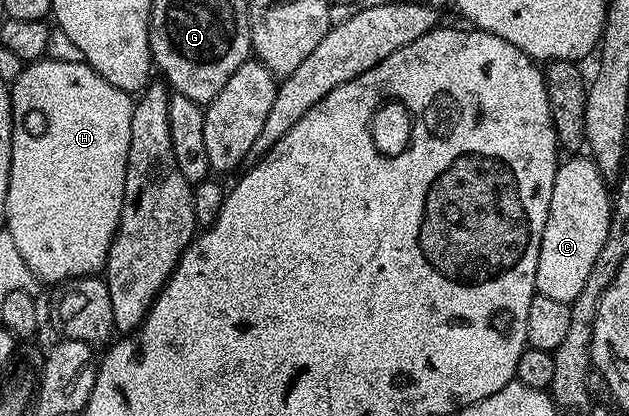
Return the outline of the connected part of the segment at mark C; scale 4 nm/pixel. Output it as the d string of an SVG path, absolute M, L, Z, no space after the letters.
M571 155L560 164L553 179L553 199L549 199L549 215L541 235L537 263L535 264L535 291L549 295L549 299L570 302L577 299L597 254L605 247L611 222L613 193L595 162L587 155Z

